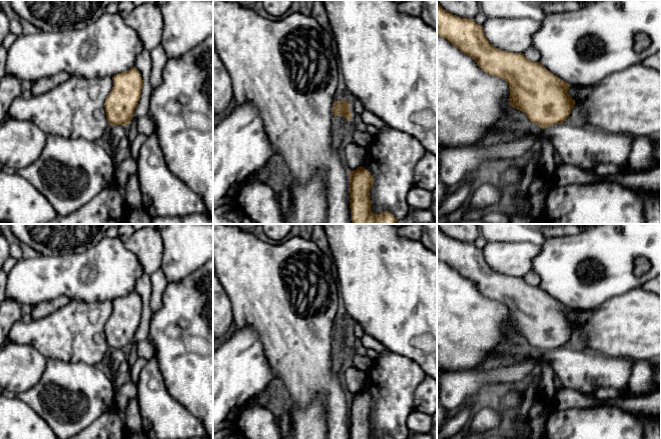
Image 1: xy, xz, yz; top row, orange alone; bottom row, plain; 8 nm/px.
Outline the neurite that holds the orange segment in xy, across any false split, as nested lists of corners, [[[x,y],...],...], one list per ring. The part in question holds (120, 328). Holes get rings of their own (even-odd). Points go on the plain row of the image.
[[[133,291],[114,299],[112,304],[113,311],[104,327],[106,341],[110,349],[127,350],[141,321],[142,300]]]

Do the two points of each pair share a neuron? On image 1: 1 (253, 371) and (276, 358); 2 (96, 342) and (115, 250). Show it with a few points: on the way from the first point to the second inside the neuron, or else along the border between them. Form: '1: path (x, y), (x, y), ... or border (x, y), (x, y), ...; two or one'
1: border (259, 340), (266, 360), (275, 376); two
2: border (111, 301), (104, 300), (99, 302); two

